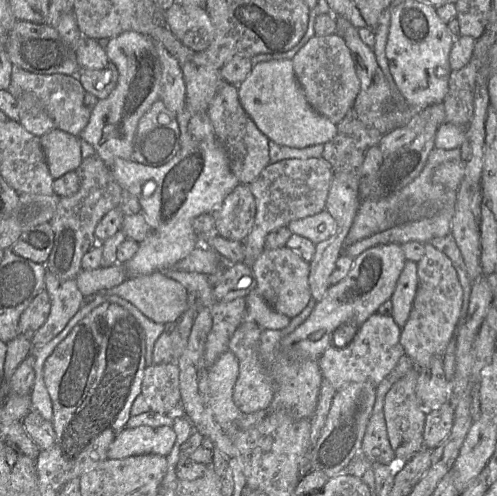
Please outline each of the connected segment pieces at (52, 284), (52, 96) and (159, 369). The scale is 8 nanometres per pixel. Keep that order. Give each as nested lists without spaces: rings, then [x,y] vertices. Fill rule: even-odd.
[[[46,269],[45,290],[51,300],[46,322],[31,337],[34,346],[42,346],[57,336],[87,300],[74,279],[61,280]]]
[[[13,66],[11,81],[7,90],[14,97],[18,97],[23,92],[31,92],[36,95],[46,113],[55,122],[57,128],[65,132],[79,136],[89,123],[92,109],[84,102],[86,91],[79,81],[78,75],[66,75],[61,73],[39,74]]]
[[[176,363],[147,366],[142,390],[150,411],[168,415],[180,405],[179,367]]]

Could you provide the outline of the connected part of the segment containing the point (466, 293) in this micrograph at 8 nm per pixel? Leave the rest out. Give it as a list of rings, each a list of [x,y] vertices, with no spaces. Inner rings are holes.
[[[450,233],[443,237],[434,237],[429,241],[427,241],[426,243],[434,246],[437,250],[445,254],[452,262],[452,265],[456,270],[458,279],[463,289],[463,303],[461,315],[466,315],[469,307],[471,283],[467,275],[462,254],[452,234]]]

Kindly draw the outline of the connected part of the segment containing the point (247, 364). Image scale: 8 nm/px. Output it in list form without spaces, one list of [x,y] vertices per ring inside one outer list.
[[[242,322],[228,343],[228,350],[238,361],[238,377],[233,387],[232,400],[243,413],[249,414],[267,408],[274,396],[274,386],[259,360],[259,341],[262,329],[256,323]]]

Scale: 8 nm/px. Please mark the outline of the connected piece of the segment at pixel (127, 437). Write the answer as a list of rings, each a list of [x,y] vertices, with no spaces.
[[[139,426],[124,428],[107,451],[107,459],[123,459],[129,456],[157,454],[166,457],[176,441],[172,427]]]

